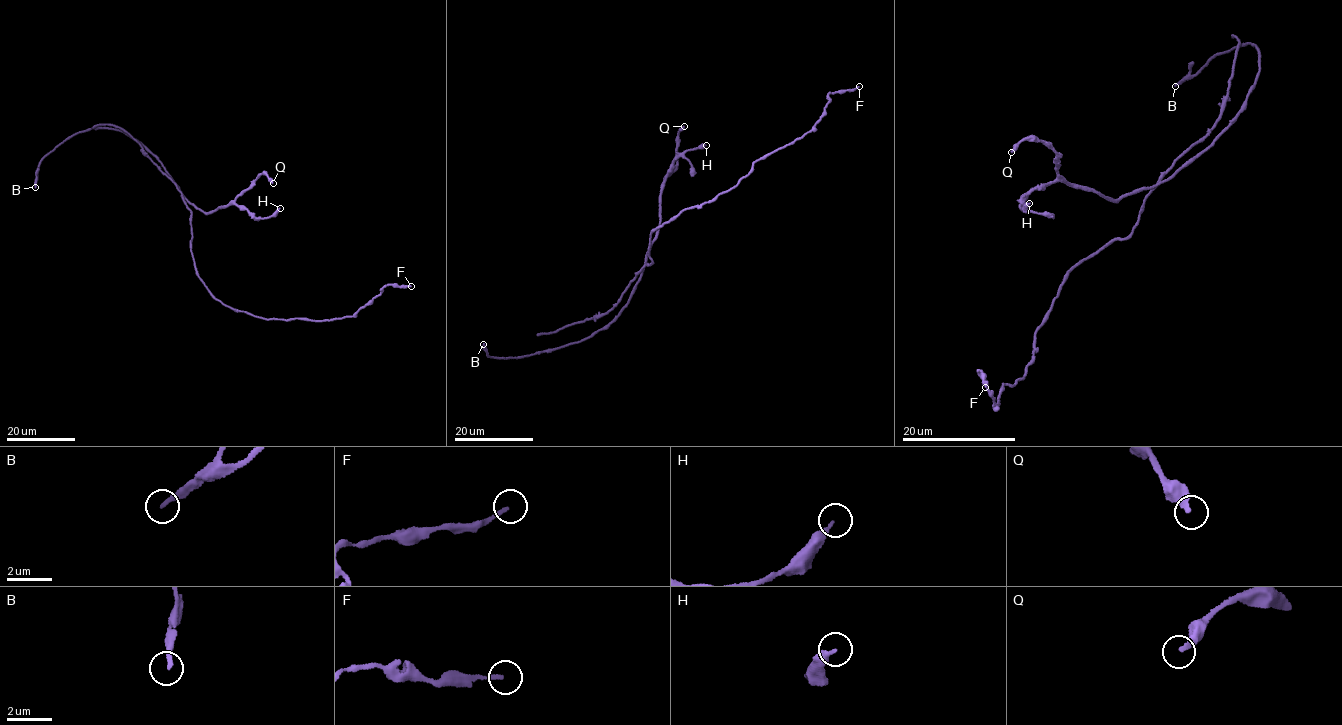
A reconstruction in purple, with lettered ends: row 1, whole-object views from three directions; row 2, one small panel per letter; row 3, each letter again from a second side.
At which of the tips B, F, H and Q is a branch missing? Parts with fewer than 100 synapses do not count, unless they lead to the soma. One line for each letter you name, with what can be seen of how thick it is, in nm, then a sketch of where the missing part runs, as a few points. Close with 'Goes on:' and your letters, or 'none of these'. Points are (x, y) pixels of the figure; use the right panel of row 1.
B: 190 nm | (1175, 86), (1085, 157), (1018, 169), (1000, 167), (967, 150), (952, 129), (945, 99), (922, 75), (906, 72)
Goes on: B

